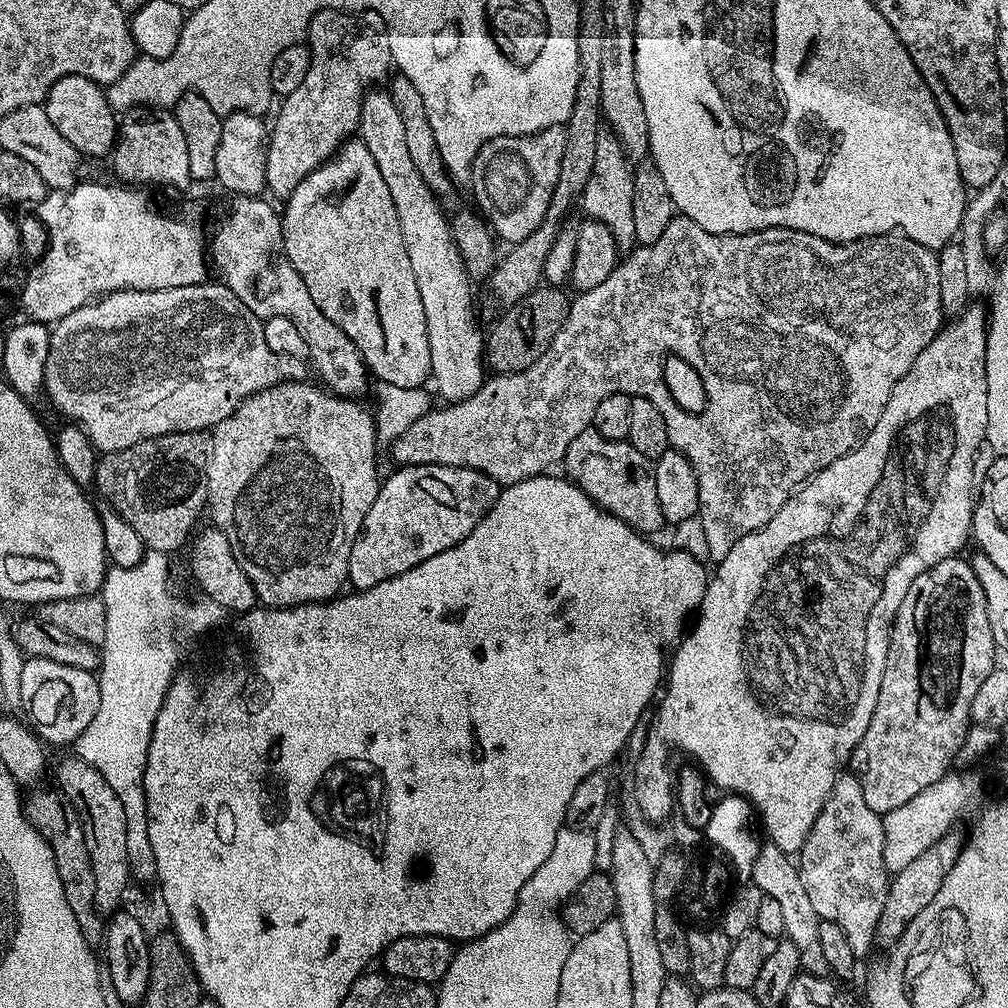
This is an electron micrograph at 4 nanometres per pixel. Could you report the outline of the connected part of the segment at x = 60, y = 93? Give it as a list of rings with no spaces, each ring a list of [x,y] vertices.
[[[58,78],[58,82],[50,86],[48,97],[42,103],[46,110],[46,118],[54,122],[58,134],[62,134],[62,138],[66,138],[66,142],[70,142],[70,146],[74,146],[81,157],[107,157],[115,149],[118,139],[117,113],[108,100],[107,91],[90,78]]]

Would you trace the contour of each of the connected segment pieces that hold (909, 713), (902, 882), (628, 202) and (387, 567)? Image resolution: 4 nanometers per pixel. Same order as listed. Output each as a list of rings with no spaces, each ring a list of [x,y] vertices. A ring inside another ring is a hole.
[[[960,559],[938,562],[930,570],[918,574],[910,590],[906,590],[906,598],[902,598],[902,606],[892,624],[882,690],[878,690],[878,706],[874,706],[874,718],[870,718],[866,734],[862,734],[862,742],[858,742],[852,752],[851,775],[856,777],[858,786],[862,786],[866,806],[881,814],[905,805],[926,786],[949,775],[970,727],[974,694],[978,694],[978,686],[986,682],[998,664],[998,649],[994,634],[990,634],[982,586],[971,563]]]
[[[949,830],[940,840],[934,842],[924,854],[918,855],[910,866],[895,873],[889,879],[886,906],[882,906],[882,918],[878,922],[877,937],[882,941],[895,942],[904,933],[905,924],[911,924],[923,908],[932,901],[932,895],[942,886],[944,875],[952,869],[964,849],[965,837],[959,836],[956,830]]]
[[[601,130],[598,134],[594,170],[590,173],[590,182],[586,182],[582,208],[583,204],[583,215],[589,220],[602,222],[602,226],[614,234],[614,242],[620,247],[621,253],[627,254],[637,247],[634,234],[634,164],[625,154],[620,139],[611,130]]]
[[[405,464],[395,469],[389,476],[383,477],[378,494],[364,519],[354,546],[350,550],[347,583],[356,590],[373,588],[378,582],[386,582],[422,562],[450,550],[462,542],[482,522],[482,518],[494,506],[500,496],[501,485],[496,483],[485,472],[473,468],[455,468],[441,464]]]

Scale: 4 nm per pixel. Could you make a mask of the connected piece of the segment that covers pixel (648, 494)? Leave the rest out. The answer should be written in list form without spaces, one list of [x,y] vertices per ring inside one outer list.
[[[590,426],[582,430],[574,442],[570,442],[562,468],[565,468],[563,471],[567,479],[577,484],[598,507],[626,521],[637,532],[653,534],[660,527],[665,527],[662,506],[658,506],[658,486],[653,465],[645,456],[638,454],[638,450],[634,450],[627,440],[602,438],[602,434]]]

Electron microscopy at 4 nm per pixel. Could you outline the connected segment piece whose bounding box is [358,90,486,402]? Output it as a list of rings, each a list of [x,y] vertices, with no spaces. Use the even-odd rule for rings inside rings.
[[[373,90],[365,96],[362,102],[362,114],[360,115],[360,126],[358,129],[359,139],[364,141],[366,150],[370,150],[370,154],[374,157],[374,163],[378,165],[378,170],[382,174],[382,178],[386,181],[386,187],[390,189],[390,198],[394,198],[394,210],[398,210],[398,226],[402,226],[402,238],[406,242],[406,254],[410,254],[410,267],[414,269],[414,279],[418,282],[418,294],[422,294],[422,311],[426,314],[426,334],[430,338],[430,362],[432,363],[432,375],[431,379],[436,380],[436,388],[445,396],[445,401],[459,402],[470,398],[480,387],[484,385],[486,379],[486,359],[485,359],[485,341],[486,332],[485,329],[480,329],[480,324],[476,321],[476,308],[472,305],[472,287],[474,287],[473,281],[468,275],[466,266],[462,262],[462,254],[458,250],[458,246],[454,242],[452,237],[452,226],[449,217],[444,216],[444,212],[440,209],[441,201],[438,199],[436,193],[430,190],[430,186],[426,186],[426,182],[422,178],[422,174],[418,174],[418,166],[414,166],[414,161],[410,158],[410,150],[406,143],[404,124],[402,117],[398,115],[398,106],[394,106],[394,102],[388,97],[387,91]]]

